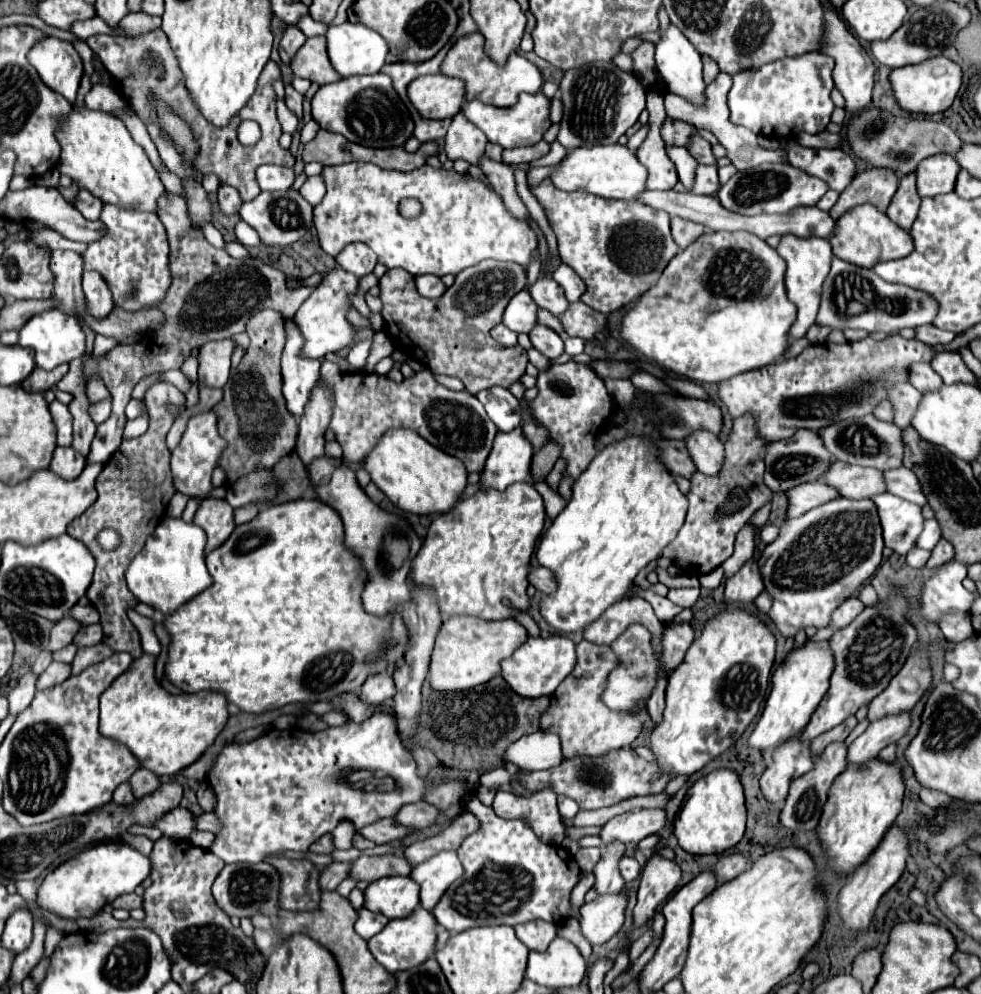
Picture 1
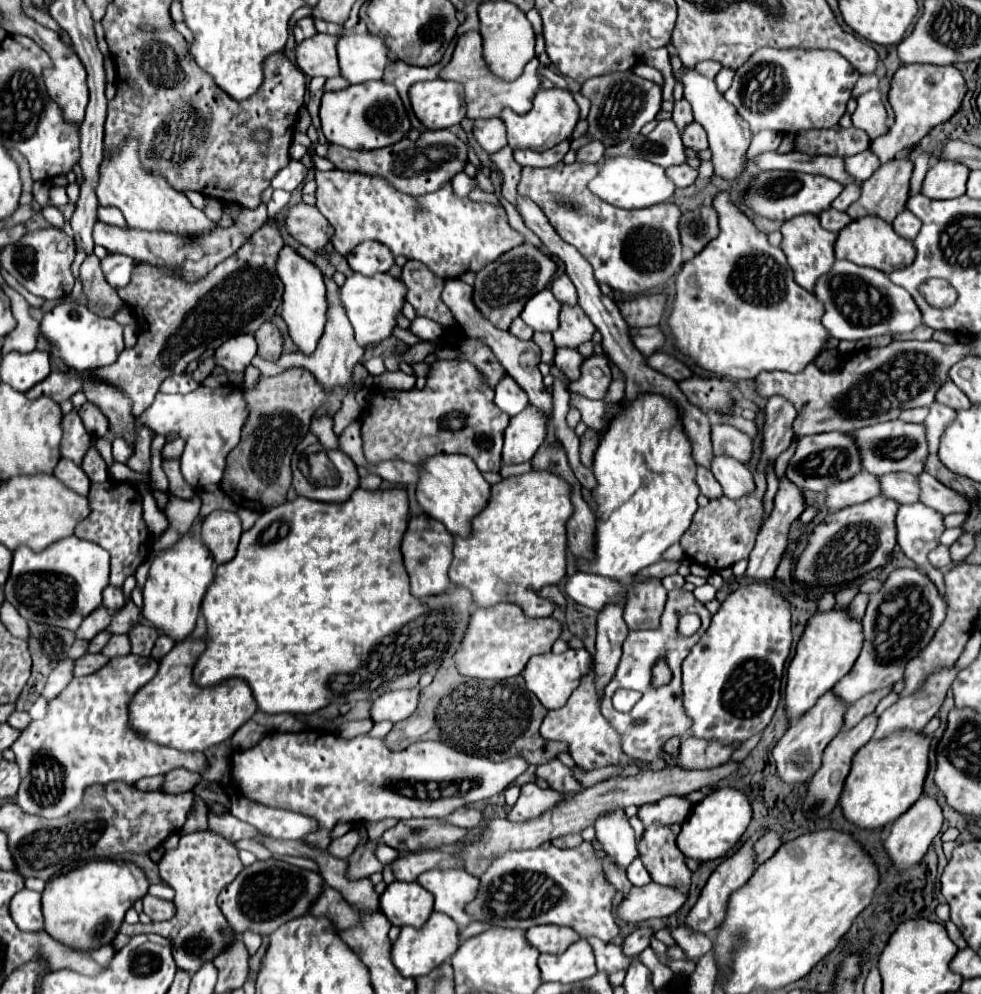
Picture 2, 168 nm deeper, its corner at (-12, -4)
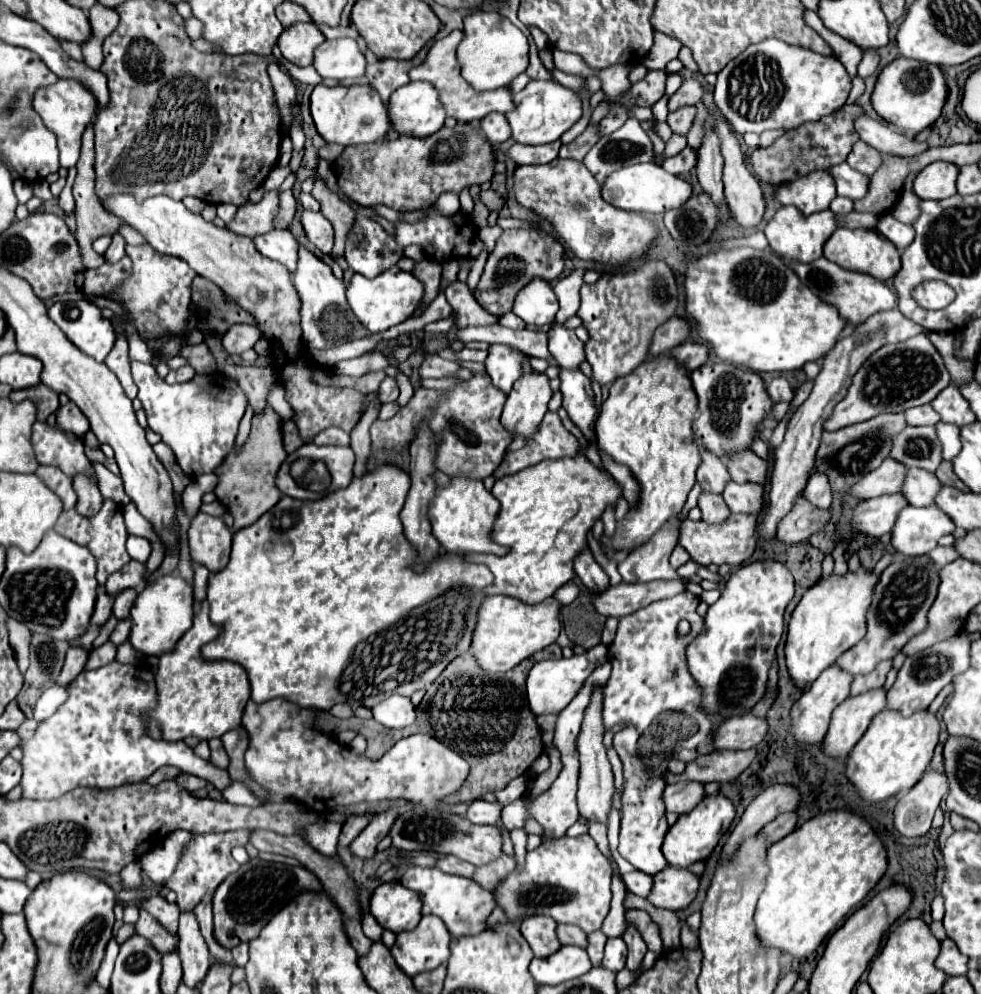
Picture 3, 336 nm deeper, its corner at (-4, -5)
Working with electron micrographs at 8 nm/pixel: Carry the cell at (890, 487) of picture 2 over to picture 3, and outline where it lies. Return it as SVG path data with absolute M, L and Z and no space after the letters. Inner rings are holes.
M909 468L901 486L901 494L911 506L931 506L939 488L941 482L935 478L933 472Z

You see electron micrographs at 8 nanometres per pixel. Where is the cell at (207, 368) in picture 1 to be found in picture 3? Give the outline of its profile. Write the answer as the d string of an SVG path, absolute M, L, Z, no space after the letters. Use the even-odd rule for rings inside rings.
M247 324L231 326L223 336L223 348L231 356L241 356L245 350L251 350L259 338L261 338L261 330L255 326L247 326Z

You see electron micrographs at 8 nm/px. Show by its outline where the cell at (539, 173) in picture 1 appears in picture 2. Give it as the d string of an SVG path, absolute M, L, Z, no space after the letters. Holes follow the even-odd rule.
M592 141L576 152L579 163L598 164L604 157L605 146L601 141Z

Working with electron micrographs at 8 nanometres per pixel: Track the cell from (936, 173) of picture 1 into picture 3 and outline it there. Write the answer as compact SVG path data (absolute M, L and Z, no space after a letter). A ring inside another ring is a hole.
M933 162L925 166L915 182L913 192L923 200L945 200L957 194L957 166L951 162Z

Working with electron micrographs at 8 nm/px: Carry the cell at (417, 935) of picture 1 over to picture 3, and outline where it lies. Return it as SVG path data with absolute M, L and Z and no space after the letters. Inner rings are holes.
M423 916L419 926L409 932L399 932L391 948L397 966L407 974L429 972L449 960L451 934L441 918Z

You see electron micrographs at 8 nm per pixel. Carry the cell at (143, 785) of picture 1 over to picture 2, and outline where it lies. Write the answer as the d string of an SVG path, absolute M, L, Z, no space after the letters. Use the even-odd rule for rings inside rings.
M173 769L165 775L165 783L163 783L163 791L167 793L185 793L185 791L193 791L193 787L201 781L199 773L191 773L187 769Z

